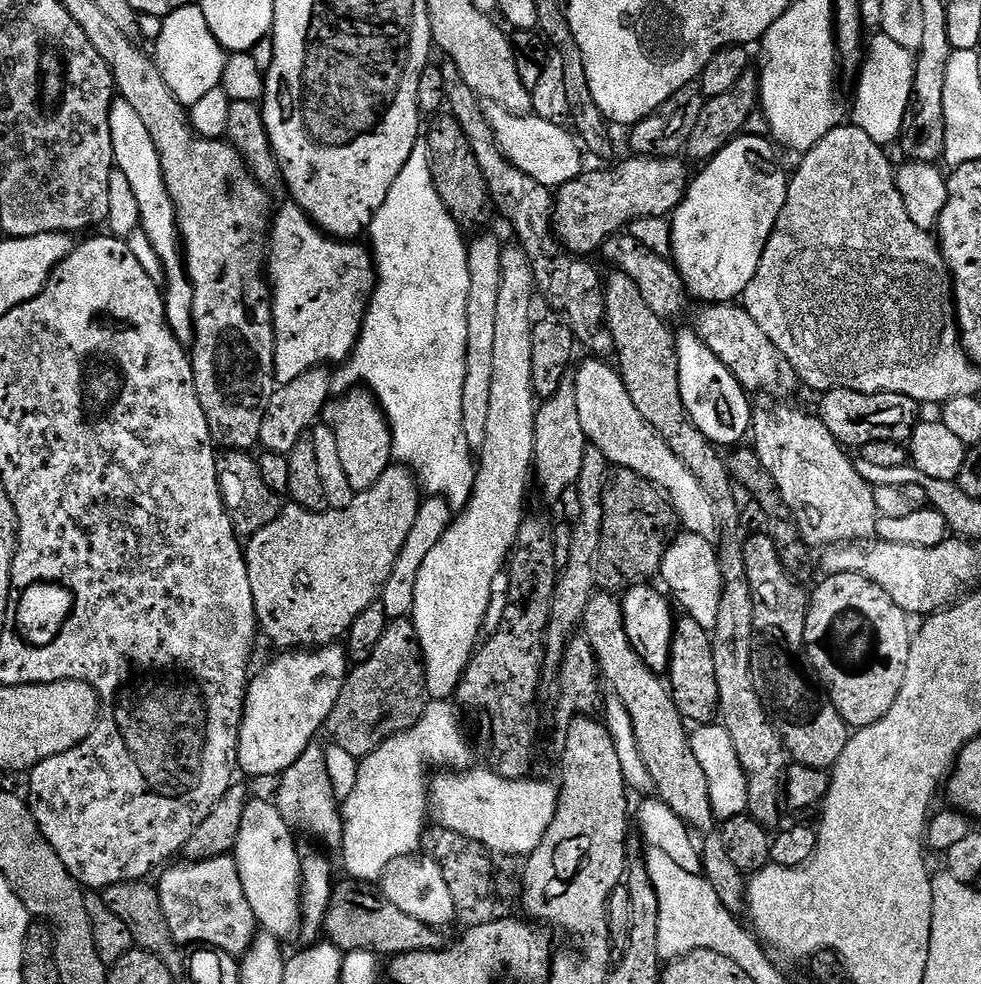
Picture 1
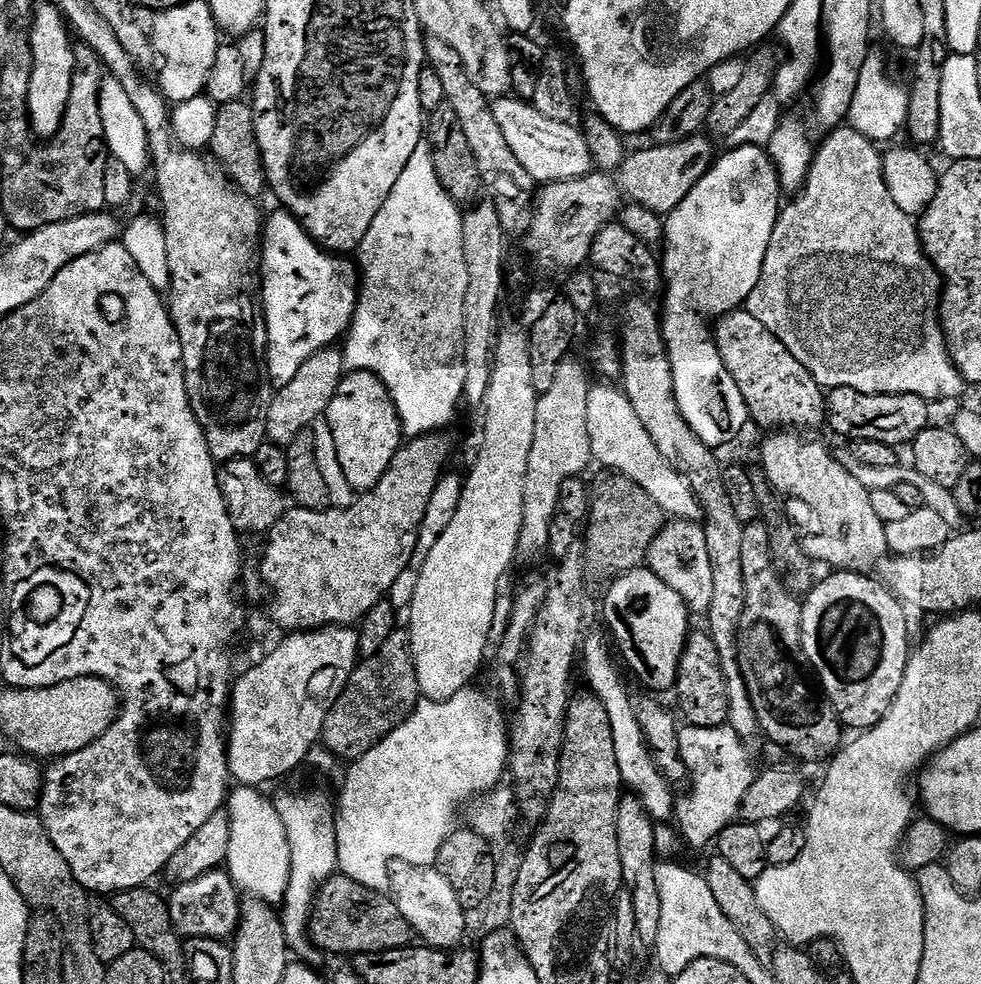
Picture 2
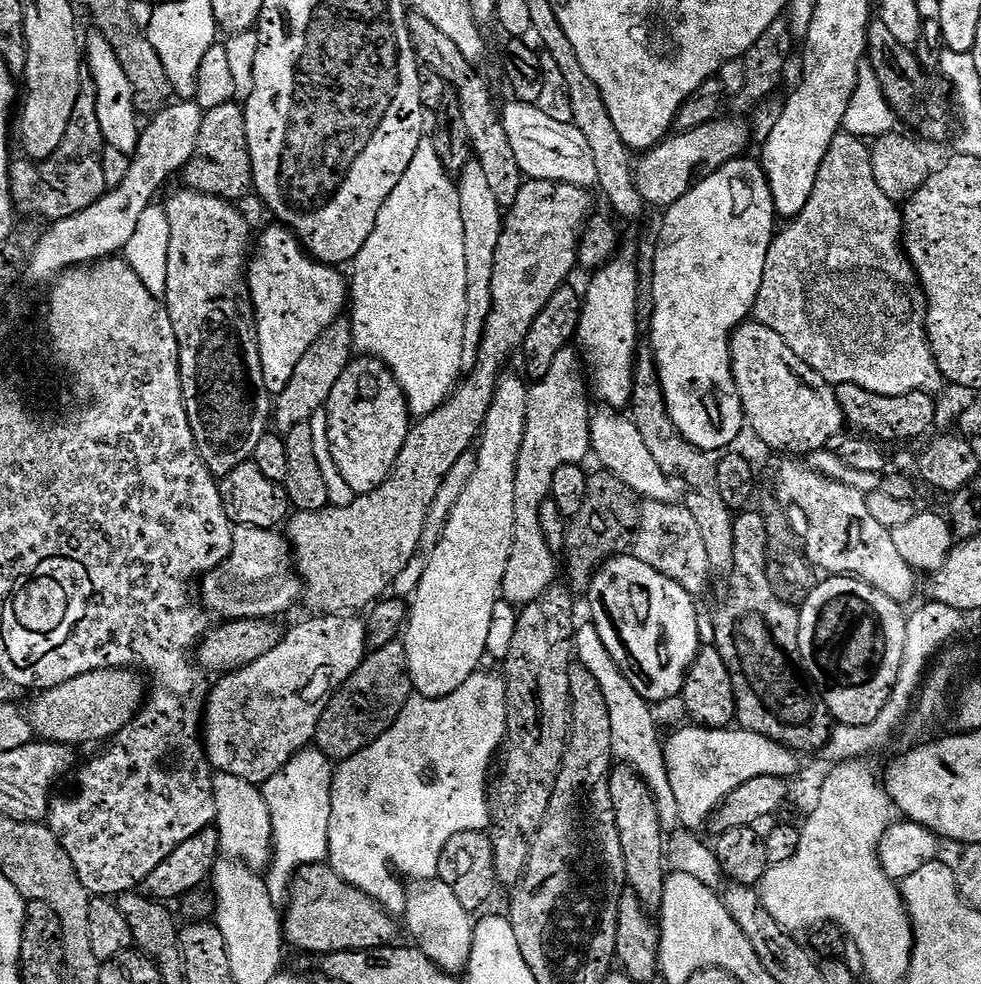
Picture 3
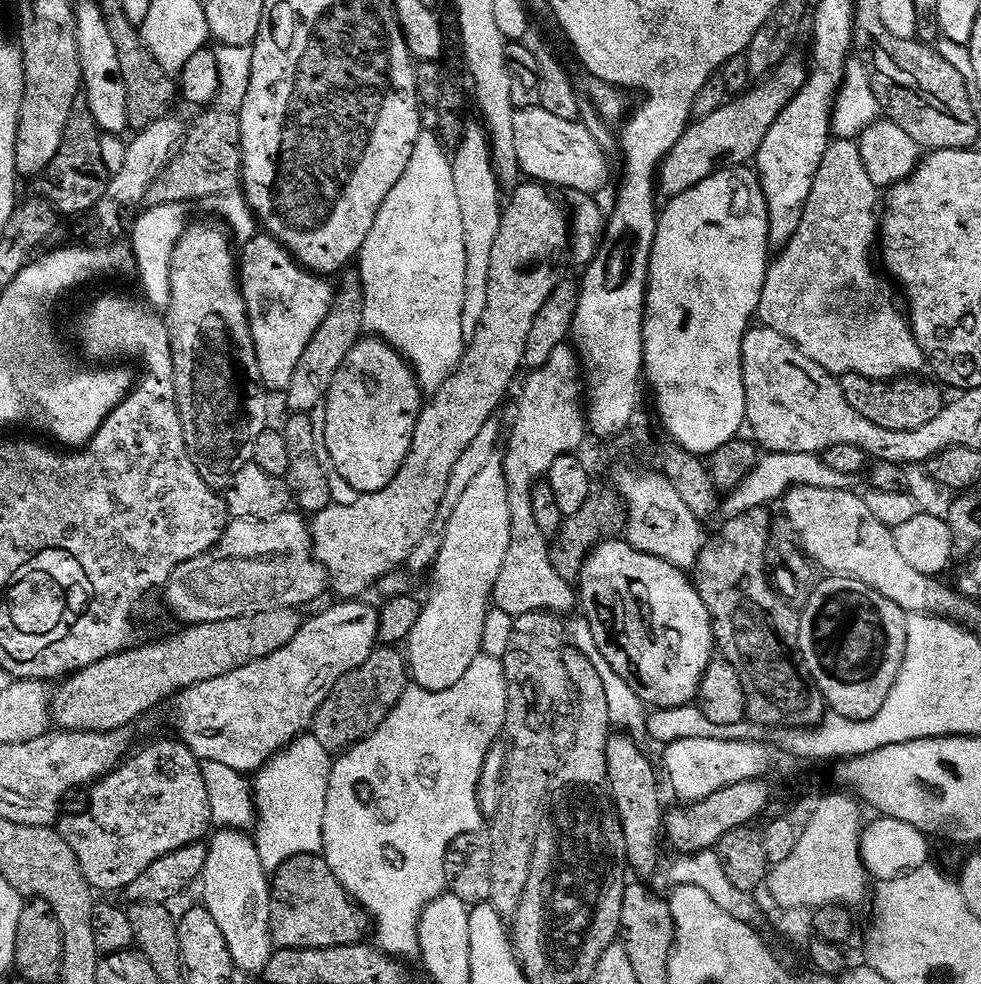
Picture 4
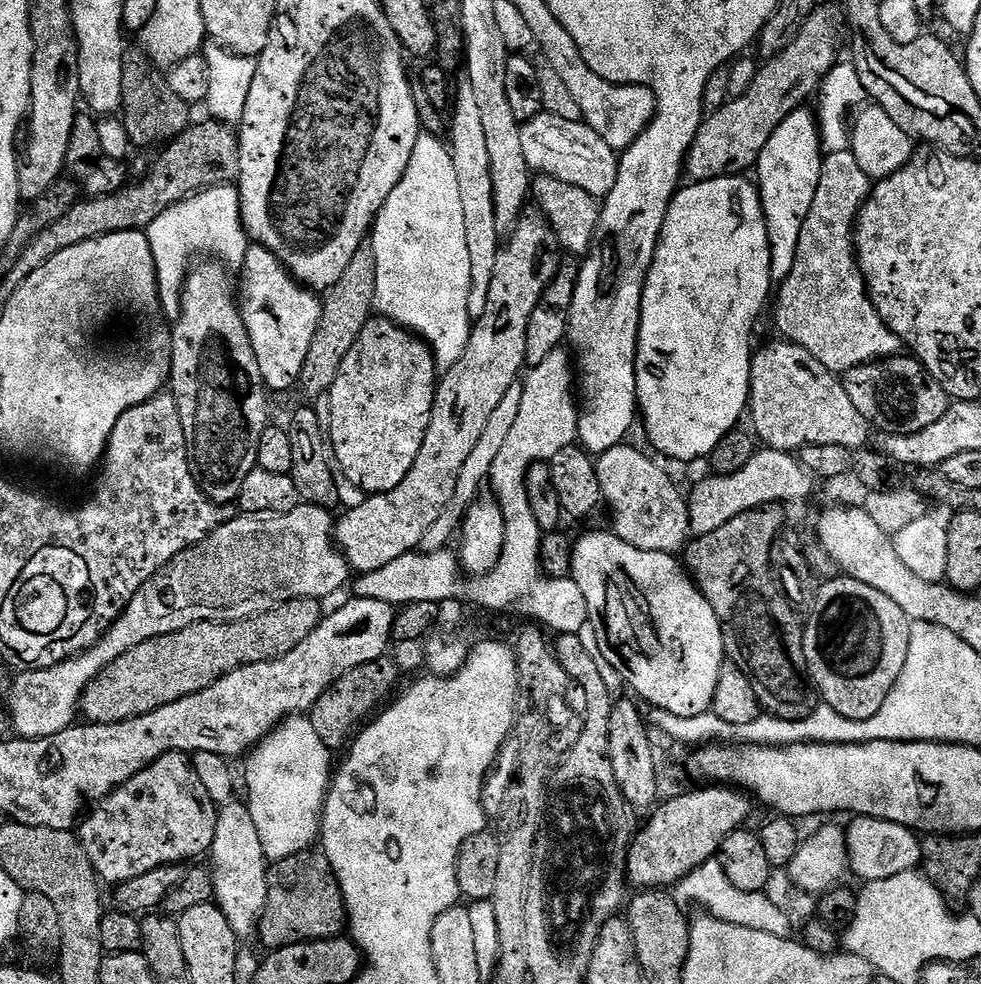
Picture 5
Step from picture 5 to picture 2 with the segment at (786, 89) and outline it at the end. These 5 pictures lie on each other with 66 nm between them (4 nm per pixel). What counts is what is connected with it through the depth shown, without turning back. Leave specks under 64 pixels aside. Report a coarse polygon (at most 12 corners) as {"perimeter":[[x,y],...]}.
{"perimeter":[[707,135],[625,155],[631,203],[673,212],[712,168]]}

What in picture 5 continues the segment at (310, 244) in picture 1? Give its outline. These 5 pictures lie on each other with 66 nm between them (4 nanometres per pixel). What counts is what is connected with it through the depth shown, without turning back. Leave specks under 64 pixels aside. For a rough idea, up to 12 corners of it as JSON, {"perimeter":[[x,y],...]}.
{"perimeter":[[249,243],[238,303],[269,393],[297,387],[322,300]]}

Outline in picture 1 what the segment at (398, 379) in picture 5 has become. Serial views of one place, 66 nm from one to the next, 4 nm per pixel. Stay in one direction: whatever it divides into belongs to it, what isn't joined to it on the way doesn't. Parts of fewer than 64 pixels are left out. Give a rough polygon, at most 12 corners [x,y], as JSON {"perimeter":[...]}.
{"perimeter":[[357,386],[324,407],[346,479],[373,488],[393,463],[376,397]]}

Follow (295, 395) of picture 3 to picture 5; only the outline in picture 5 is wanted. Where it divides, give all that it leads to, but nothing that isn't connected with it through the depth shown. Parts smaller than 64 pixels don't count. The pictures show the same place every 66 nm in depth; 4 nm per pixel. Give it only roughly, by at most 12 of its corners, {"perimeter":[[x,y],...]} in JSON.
{"perimeter":[[360,247],[323,293],[298,392],[332,391],[374,316],[376,263]]}

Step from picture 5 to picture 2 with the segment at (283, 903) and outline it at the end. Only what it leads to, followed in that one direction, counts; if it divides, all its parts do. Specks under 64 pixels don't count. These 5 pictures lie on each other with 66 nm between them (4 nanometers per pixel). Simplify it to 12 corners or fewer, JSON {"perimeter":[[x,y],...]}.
{"perimeter":[[337,874],[316,893],[308,937],[355,958],[409,947],[391,895]]}

